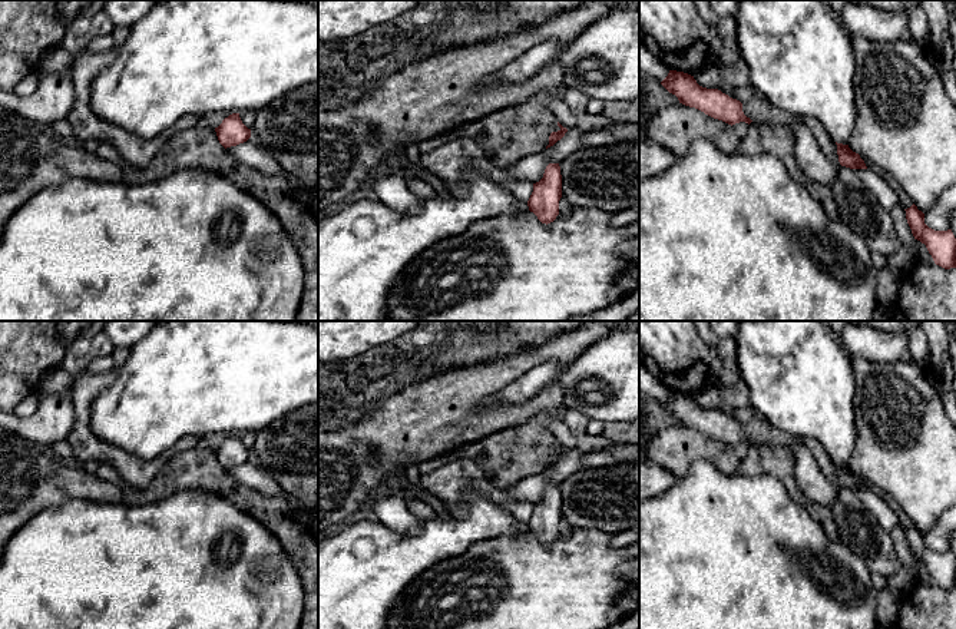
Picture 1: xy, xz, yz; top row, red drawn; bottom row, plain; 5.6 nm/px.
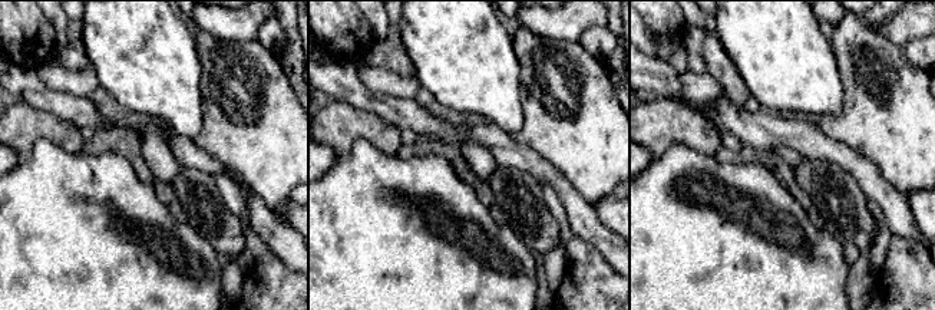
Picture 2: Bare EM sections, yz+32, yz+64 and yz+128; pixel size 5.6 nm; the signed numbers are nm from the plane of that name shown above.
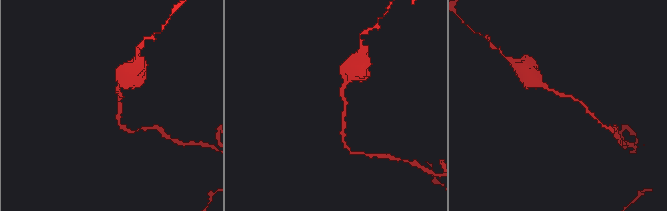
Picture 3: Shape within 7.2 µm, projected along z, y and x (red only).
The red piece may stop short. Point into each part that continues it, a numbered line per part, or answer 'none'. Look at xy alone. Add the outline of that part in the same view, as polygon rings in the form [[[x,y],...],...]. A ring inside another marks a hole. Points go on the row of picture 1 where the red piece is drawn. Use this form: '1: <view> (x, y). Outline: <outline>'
none

